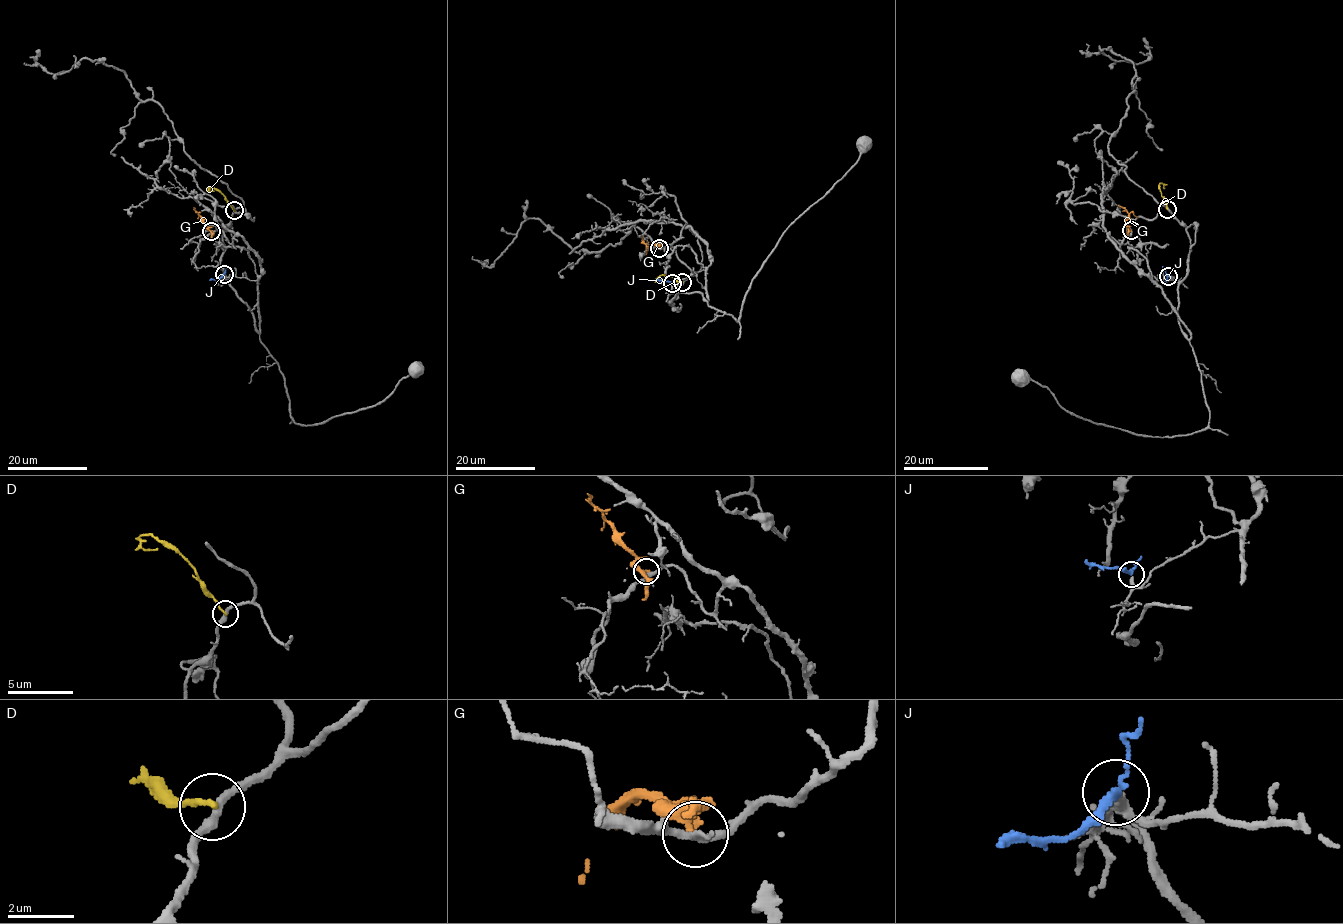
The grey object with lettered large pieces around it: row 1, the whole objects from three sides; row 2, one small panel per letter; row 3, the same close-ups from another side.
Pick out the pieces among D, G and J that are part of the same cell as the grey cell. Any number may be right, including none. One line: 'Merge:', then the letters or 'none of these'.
Merge: J

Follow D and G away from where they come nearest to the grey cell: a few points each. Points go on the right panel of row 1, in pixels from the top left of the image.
D: (1167, 208), (1159, 184), (1163, 187)
G: (1131, 231), (1126, 224), (1128, 213), (1118, 205)

